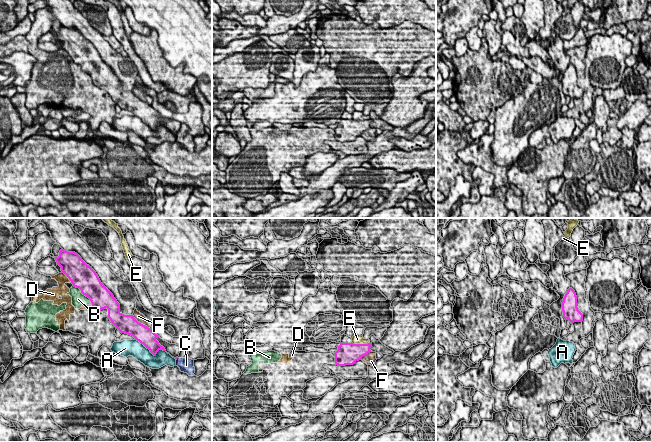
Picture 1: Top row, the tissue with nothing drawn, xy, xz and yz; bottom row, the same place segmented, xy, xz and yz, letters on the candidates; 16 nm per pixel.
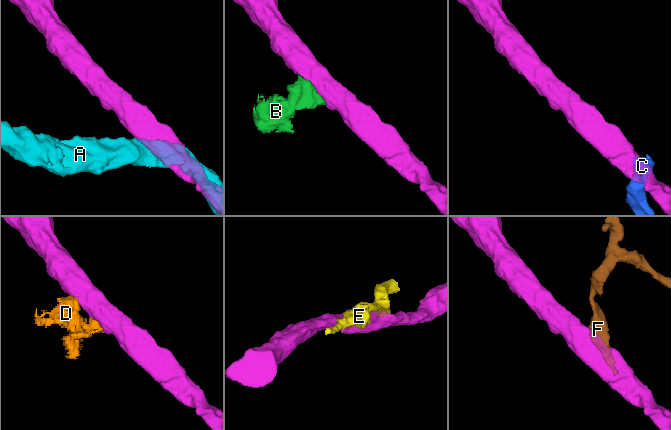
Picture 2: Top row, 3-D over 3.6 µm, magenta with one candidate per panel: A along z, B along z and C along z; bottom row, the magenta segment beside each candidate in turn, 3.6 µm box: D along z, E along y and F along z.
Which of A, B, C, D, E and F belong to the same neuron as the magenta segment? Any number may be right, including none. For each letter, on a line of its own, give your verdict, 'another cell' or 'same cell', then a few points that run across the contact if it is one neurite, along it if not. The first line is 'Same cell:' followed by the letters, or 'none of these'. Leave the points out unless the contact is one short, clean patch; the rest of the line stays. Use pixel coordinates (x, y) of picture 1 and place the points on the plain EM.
Same cell: none of these
A: another cell
B: another cell
C: another cell; line xy (177, 133), (176, 136)
D: another cell
E: another cell
F: another cell

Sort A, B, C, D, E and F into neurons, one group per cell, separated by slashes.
A / B D / C / E / F

